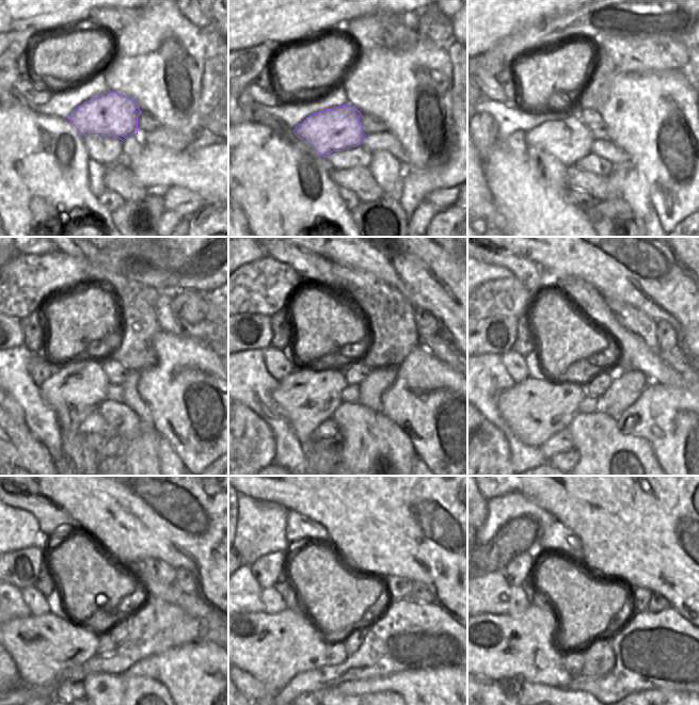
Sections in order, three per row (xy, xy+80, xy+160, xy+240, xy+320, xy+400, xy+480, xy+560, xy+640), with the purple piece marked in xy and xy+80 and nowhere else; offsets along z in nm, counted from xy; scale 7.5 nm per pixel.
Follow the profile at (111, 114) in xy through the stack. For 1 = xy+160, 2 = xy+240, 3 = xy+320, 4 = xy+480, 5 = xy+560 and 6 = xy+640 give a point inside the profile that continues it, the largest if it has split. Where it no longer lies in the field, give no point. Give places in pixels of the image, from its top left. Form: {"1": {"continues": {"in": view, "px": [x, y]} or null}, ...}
{"1": {"continues": {"in": "xy+160", "px": [568, 140]}}, "2": {"continues": {"in": "xy+240", "px": [75, 388]}}, "3": {"continues": {"in": "xy+320", "px": [307, 398]}}, "4": {"continues": {"in": "xy+480", "px": [42, 647]}}, "5": {"continues": {"in": "xy+560", "px": [273, 649]}}, "6": {"continues": {"in": "xy+640", "px": [520, 647]}}}

